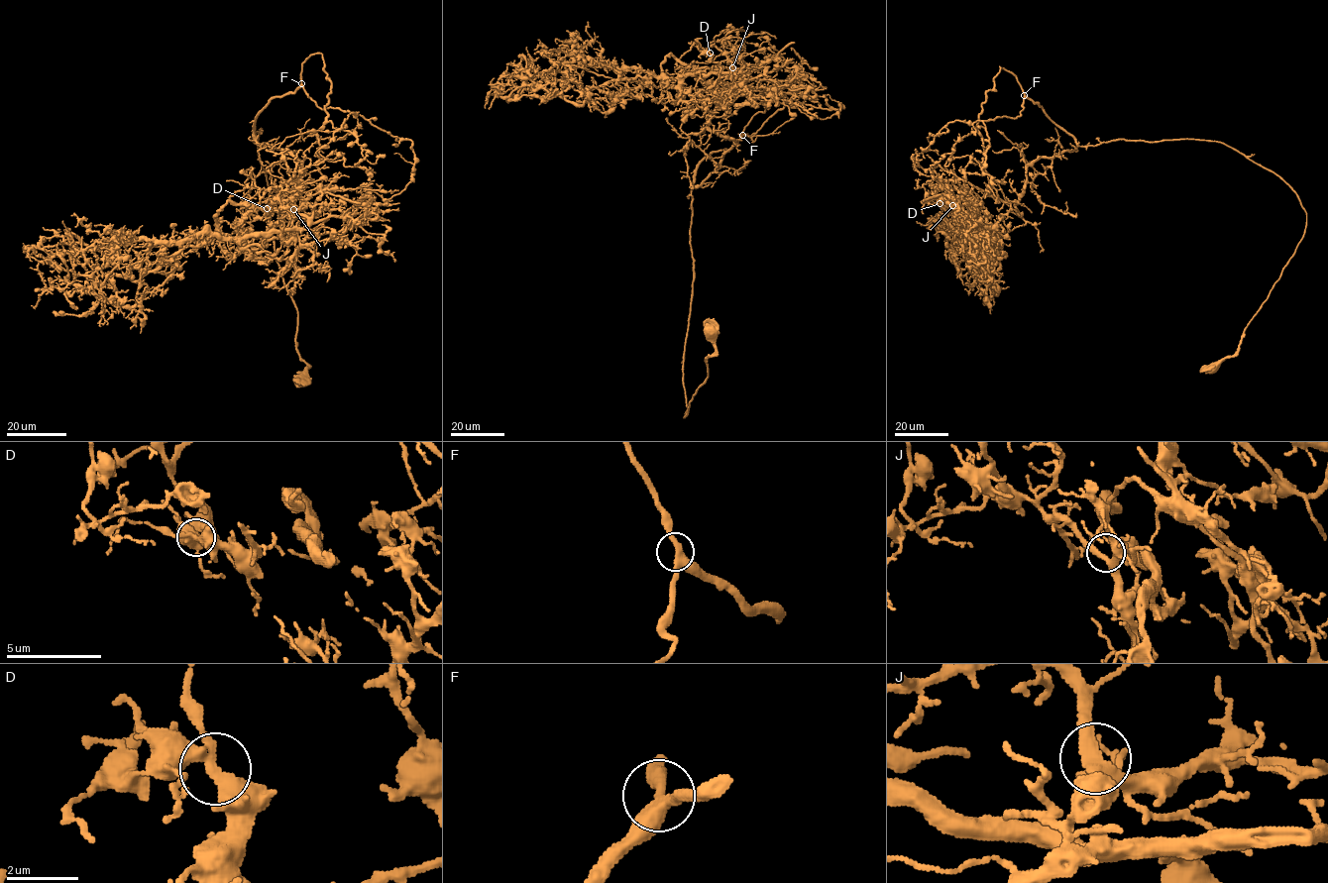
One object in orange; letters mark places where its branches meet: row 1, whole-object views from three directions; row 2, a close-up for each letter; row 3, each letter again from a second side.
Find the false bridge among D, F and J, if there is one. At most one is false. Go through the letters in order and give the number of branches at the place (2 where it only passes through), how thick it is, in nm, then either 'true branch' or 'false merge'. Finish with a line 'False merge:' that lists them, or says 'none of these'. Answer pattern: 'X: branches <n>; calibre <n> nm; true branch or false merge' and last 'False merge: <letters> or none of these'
D: branches 3; calibre 320 nm; false merge
F: branches 3; calibre 320 nm; true branch
J: branches 3; calibre 320 nm; true branch
False merge: D

